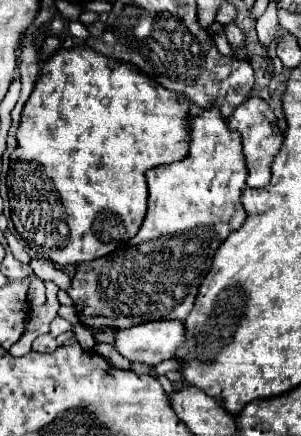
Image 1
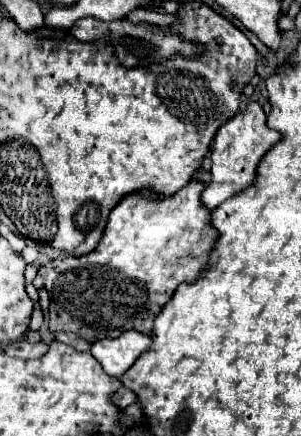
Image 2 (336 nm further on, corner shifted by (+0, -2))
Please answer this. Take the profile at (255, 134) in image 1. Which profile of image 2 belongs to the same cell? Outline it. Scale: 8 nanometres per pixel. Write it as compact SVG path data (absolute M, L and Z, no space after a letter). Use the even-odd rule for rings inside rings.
M251 102L245 110L237 112L233 118L229 118L217 132L213 140L213 152L211 152L211 182L201 194L201 202L207 210L217 208L227 198L235 196L239 190L249 186L253 182L257 162L263 158L263 154L279 142L279 132L271 130L265 122L265 112L257 102Z

